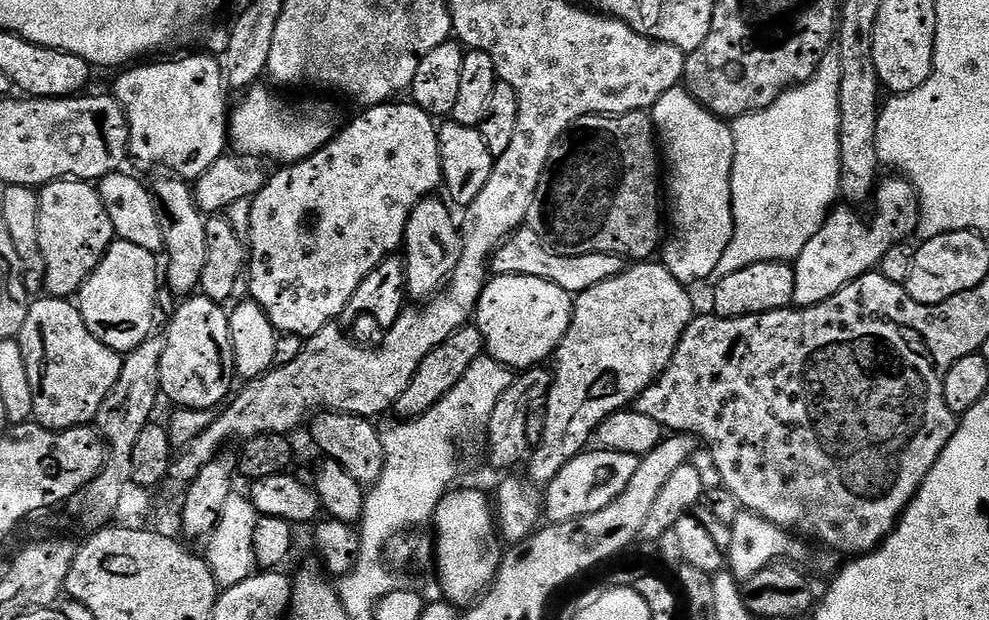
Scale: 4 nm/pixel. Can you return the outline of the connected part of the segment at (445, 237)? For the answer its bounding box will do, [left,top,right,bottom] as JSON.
[402,194,462,302]

